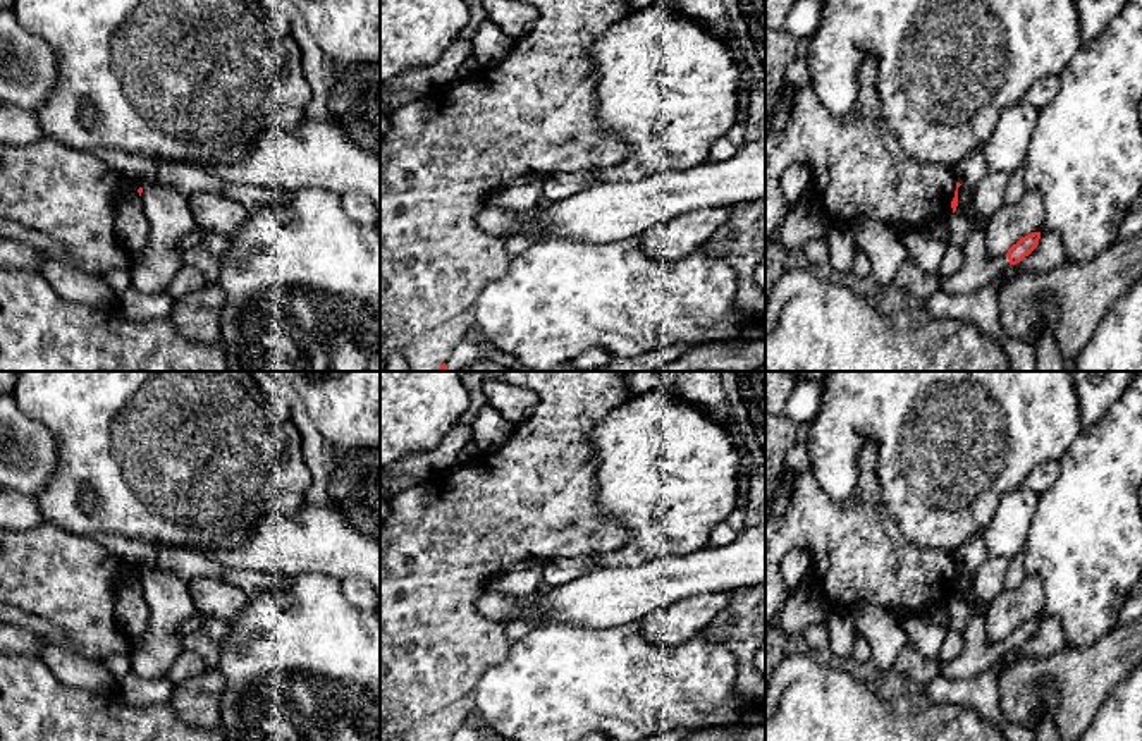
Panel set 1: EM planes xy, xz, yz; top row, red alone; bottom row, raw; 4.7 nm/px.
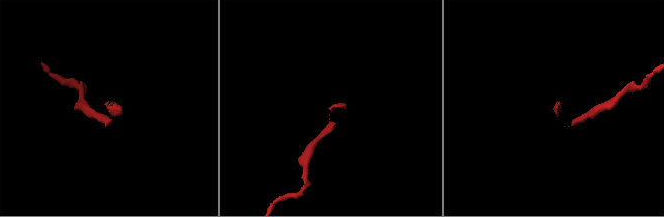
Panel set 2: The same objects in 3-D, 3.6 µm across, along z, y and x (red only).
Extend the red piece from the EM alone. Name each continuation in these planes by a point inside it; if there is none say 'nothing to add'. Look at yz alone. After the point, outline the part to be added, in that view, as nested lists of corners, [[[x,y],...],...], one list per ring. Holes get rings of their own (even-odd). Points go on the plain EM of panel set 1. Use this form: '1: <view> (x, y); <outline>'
1: yz (963, 578); [[[967,571],[958,573],[958,597],[963,597],[967,600],[972,600],[972,574]]]

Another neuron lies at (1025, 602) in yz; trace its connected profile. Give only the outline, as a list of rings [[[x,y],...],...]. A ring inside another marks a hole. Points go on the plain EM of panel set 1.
[[[1025,576],[1022,585],[1001,591],[985,612],[985,633],[989,641],[1006,640],[1022,622],[1042,617],[1044,591],[1039,578]]]

